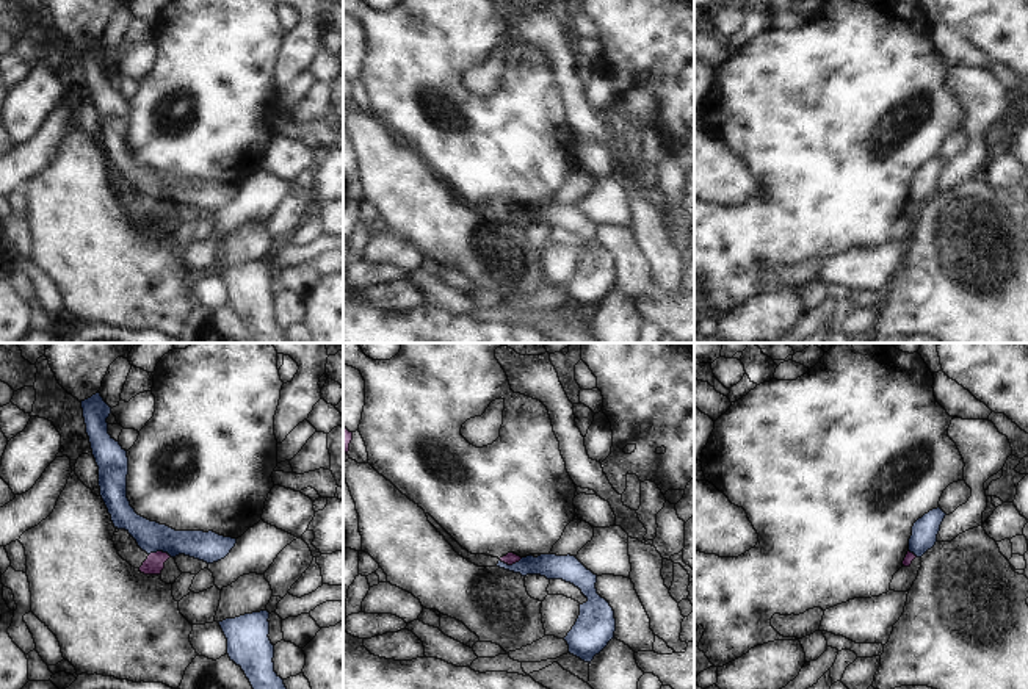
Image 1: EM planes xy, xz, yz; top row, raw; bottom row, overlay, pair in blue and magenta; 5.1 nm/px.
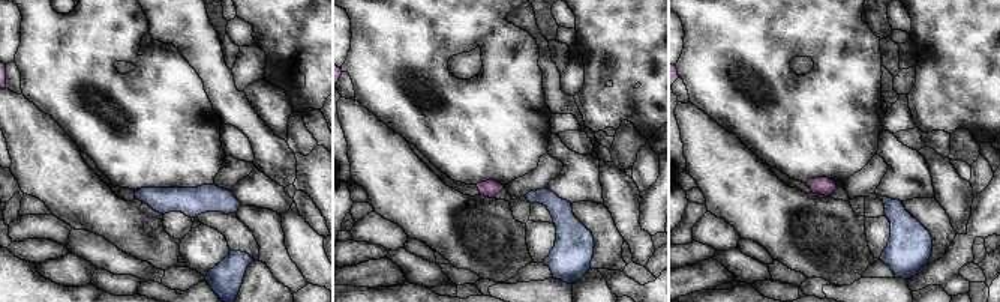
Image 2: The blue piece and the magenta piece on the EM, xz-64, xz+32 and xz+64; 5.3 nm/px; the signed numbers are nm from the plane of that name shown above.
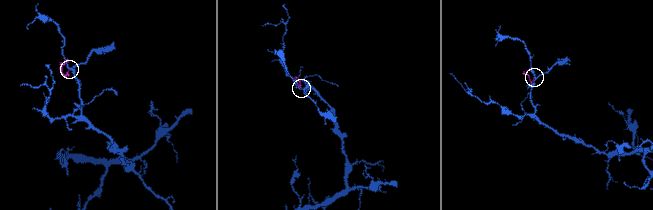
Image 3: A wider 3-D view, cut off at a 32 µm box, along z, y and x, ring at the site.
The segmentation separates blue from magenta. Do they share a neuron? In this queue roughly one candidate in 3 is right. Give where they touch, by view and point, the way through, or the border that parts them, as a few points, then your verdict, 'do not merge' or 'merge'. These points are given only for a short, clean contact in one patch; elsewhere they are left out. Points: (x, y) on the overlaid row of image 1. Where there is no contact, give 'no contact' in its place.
meets blue in xy at (160, 550); border along xy (149, 553), (166, 551), (171, 556); do not merge

